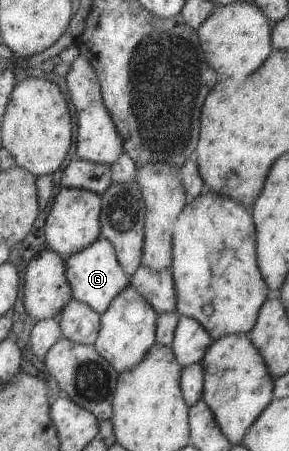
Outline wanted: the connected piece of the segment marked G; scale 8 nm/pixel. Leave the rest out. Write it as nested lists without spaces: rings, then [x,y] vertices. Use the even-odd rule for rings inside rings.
[[[98,238],[92,245],[80,249],[78,253],[72,253],[64,261],[66,271],[66,281],[70,285],[72,298],[84,305],[88,305],[96,314],[102,315],[112,299],[130,285],[129,276],[122,271],[122,267],[118,265],[114,249],[108,241],[103,238]]]

